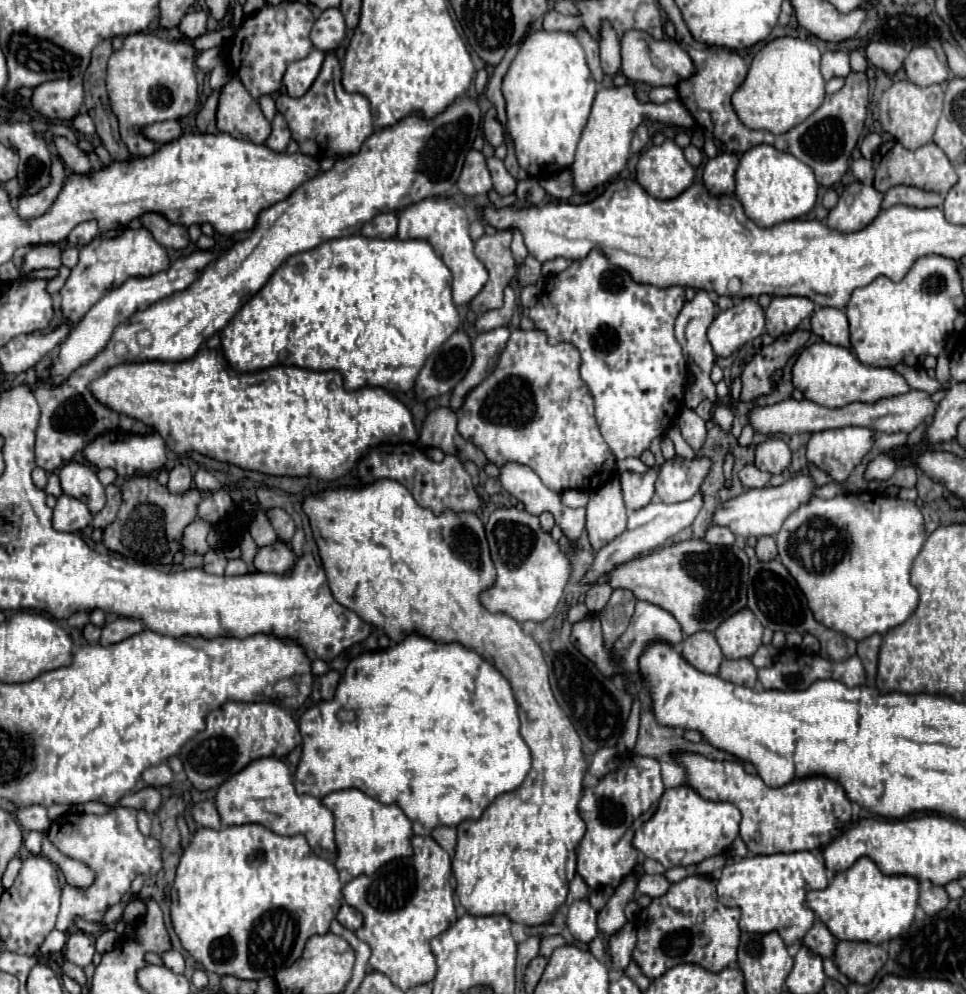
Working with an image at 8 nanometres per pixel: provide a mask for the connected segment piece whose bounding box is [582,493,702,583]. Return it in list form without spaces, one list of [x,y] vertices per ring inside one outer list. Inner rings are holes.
[[[696,493],[692,499],[682,501],[682,503],[664,505],[664,503],[660,503],[660,501],[652,501],[652,503],[648,503],[646,507],[634,511],[634,513],[628,517],[626,531],[624,531],[622,535],[618,535],[612,543],[608,543],[606,547],[602,547],[602,549],[596,553],[596,557],[594,557],[590,569],[586,571],[582,583],[598,583],[598,581],[602,581],[612,569],[620,567],[622,563],[628,563],[628,561],[644,555],[644,553],[652,553],[654,549],[662,547],[670,537],[678,535],[682,529],[686,529],[688,525],[692,525],[692,521],[696,519],[700,507],[702,507],[702,493]]]

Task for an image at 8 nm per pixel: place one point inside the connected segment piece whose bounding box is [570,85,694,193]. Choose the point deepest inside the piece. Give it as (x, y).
(603, 151)

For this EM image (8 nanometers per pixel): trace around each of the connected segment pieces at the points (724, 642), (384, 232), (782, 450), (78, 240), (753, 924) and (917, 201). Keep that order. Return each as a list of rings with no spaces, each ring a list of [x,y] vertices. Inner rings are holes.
[[[742,609],[728,617],[714,635],[726,659],[750,659],[762,645],[762,623],[750,609]]]
[[[382,213],[376,215],[370,223],[366,223],[360,233],[366,237],[378,237],[378,239],[392,239],[396,235],[398,219],[394,213]]]
[[[770,437],[768,441],[756,447],[756,467],[760,471],[780,475],[790,467],[790,459],[792,459],[790,447],[778,437]]]
[[[90,219],[90,221],[78,223],[78,227],[72,229],[72,233],[70,233],[70,237],[68,237],[68,243],[70,243],[70,245],[86,245],[86,243],[90,243],[96,235],[98,235],[98,225],[96,225],[94,219]]]
[[[810,851],[776,853],[738,859],[722,869],[718,879],[718,899],[726,907],[740,907],[740,929],[750,933],[778,931],[786,945],[800,943],[814,923],[814,911],[806,909],[804,897],[810,889],[828,885],[824,865]]]
[[[896,185],[896,187],[890,187],[890,189],[884,193],[882,209],[888,209],[888,207],[898,205],[898,203],[910,205],[910,207],[942,207],[944,197],[938,195],[938,193],[922,191],[922,189],[918,189],[918,187]]]

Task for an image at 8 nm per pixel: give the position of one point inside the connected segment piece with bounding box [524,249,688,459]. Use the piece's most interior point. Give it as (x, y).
(633, 366)

